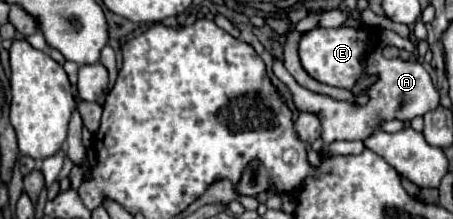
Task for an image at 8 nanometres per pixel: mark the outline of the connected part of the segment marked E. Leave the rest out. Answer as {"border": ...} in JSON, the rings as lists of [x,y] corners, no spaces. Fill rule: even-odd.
{"border":[[[337,26],[337,28],[313,28],[301,34],[299,40],[299,58],[305,72],[329,86],[351,90],[361,78],[365,78],[363,62],[377,46],[377,32],[369,32],[367,28],[351,28],[351,26]]]}

